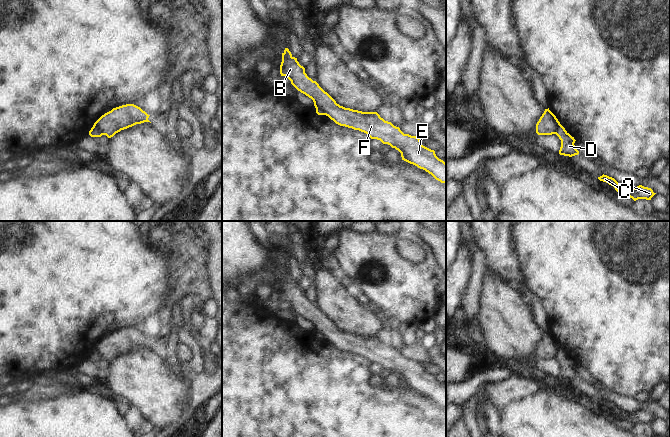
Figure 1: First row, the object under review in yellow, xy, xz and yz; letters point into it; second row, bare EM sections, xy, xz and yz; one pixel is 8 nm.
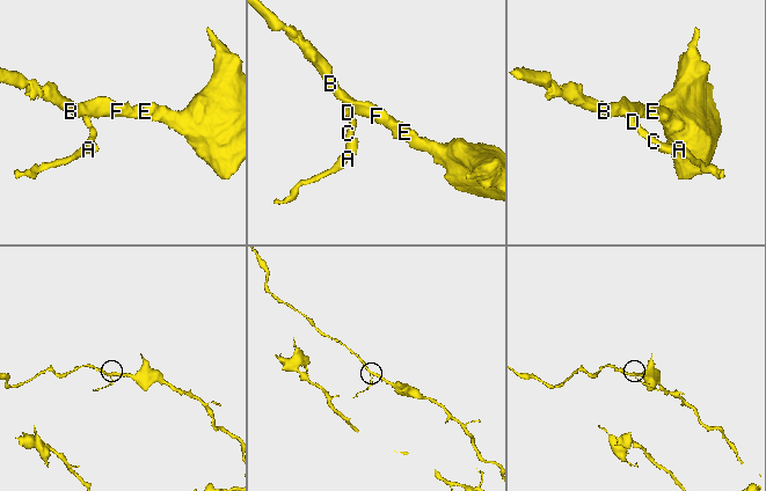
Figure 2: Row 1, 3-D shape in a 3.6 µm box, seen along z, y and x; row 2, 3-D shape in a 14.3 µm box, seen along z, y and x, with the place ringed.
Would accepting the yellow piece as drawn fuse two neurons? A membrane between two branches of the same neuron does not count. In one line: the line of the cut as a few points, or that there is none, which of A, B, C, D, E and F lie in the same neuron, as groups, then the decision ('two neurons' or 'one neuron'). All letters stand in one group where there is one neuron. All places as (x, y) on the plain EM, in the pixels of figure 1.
cut in xy along (93, 349), (102, 358); A C D / B E F; two neurons

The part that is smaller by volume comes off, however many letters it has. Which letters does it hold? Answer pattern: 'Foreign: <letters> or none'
Foreign: A, C, D

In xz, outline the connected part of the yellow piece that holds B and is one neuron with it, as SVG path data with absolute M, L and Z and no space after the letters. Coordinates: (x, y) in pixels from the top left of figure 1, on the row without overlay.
M288 272L282 277L280 298L286 300L298 315L311 322L315 332L321 333L336 348L359 354L371 363L390 369L401 377L402 384L425 394L441 407L446 407L446 387L436 380L434 374L423 370L420 362L404 358L377 336L362 336L337 328L316 305L307 300L305 292Z

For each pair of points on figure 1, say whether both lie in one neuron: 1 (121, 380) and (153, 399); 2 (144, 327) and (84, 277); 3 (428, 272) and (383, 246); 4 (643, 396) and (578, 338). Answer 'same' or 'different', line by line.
1: same
2: different
3: same
4: different

